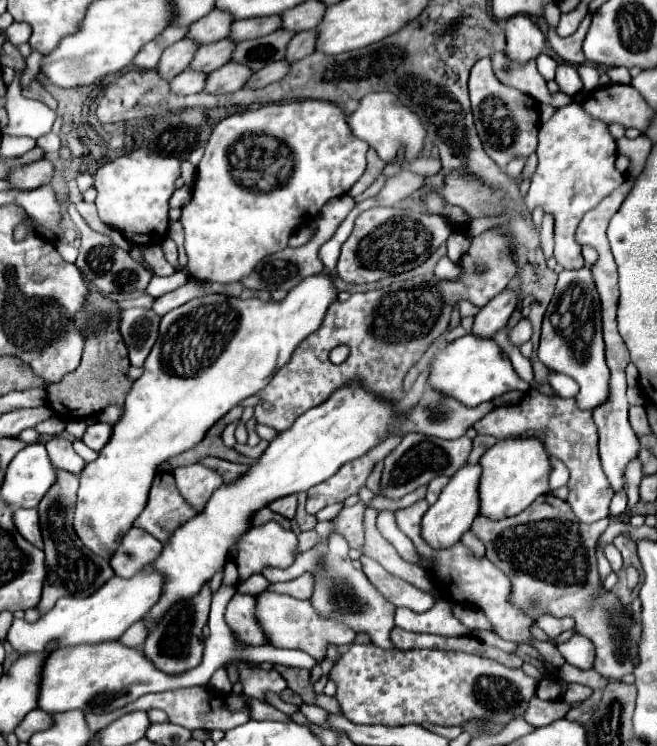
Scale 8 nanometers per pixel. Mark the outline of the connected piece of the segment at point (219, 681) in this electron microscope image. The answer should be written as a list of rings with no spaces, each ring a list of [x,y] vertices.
[[[214,673],[212,677],[210,677],[210,681],[208,681],[208,687],[214,687],[214,691],[218,691],[218,693],[224,693],[224,695],[228,695],[230,691],[232,691],[232,685],[230,685],[230,681],[228,681],[228,673]]]

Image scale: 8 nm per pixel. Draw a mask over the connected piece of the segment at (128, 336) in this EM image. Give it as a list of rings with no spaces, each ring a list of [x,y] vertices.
[[[126,309],[120,311],[120,335],[128,347],[130,363],[134,367],[144,365],[152,345],[158,339],[160,315],[152,309]]]

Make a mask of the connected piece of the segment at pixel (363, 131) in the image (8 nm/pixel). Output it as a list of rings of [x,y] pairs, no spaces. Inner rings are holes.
[[[394,93],[366,95],[360,101],[360,107],[348,117],[348,125],[358,139],[364,139],[370,147],[374,147],[378,151],[378,157],[384,163],[392,163],[392,161],[408,163],[408,161],[420,157],[420,153],[424,149],[426,129],[422,127],[418,115],[414,115],[414,111],[410,111],[406,105],[402,105]],[[400,151],[404,151],[404,159],[398,159]]]

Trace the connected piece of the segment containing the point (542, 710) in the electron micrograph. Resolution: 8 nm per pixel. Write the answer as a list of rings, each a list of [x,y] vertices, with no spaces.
[[[534,697],[526,709],[524,719],[532,725],[532,727],[542,727],[542,725],[550,725],[556,719],[562,719],[566,713],[570,711],[570,703],[564,701],[542,701],[538,697]]]

